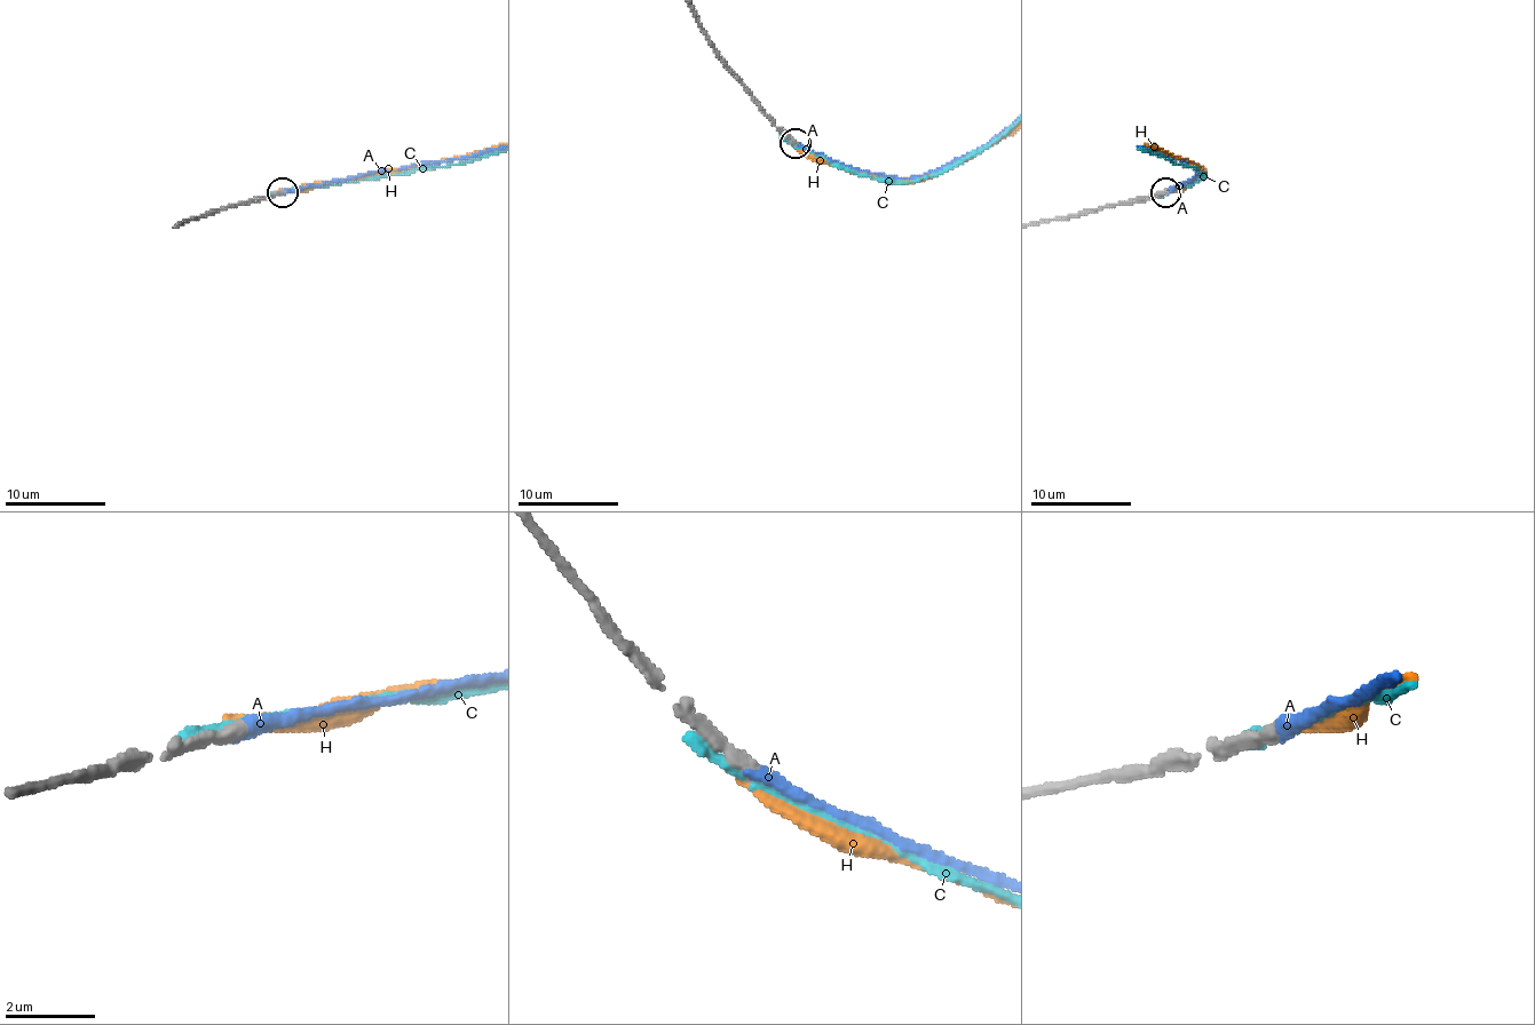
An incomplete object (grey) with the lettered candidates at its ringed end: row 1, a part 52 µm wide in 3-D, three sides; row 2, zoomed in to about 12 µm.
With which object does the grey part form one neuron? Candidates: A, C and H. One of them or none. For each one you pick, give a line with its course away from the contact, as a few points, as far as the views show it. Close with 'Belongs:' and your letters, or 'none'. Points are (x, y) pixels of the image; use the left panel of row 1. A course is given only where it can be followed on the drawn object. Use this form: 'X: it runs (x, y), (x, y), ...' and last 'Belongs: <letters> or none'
Belongs: A

